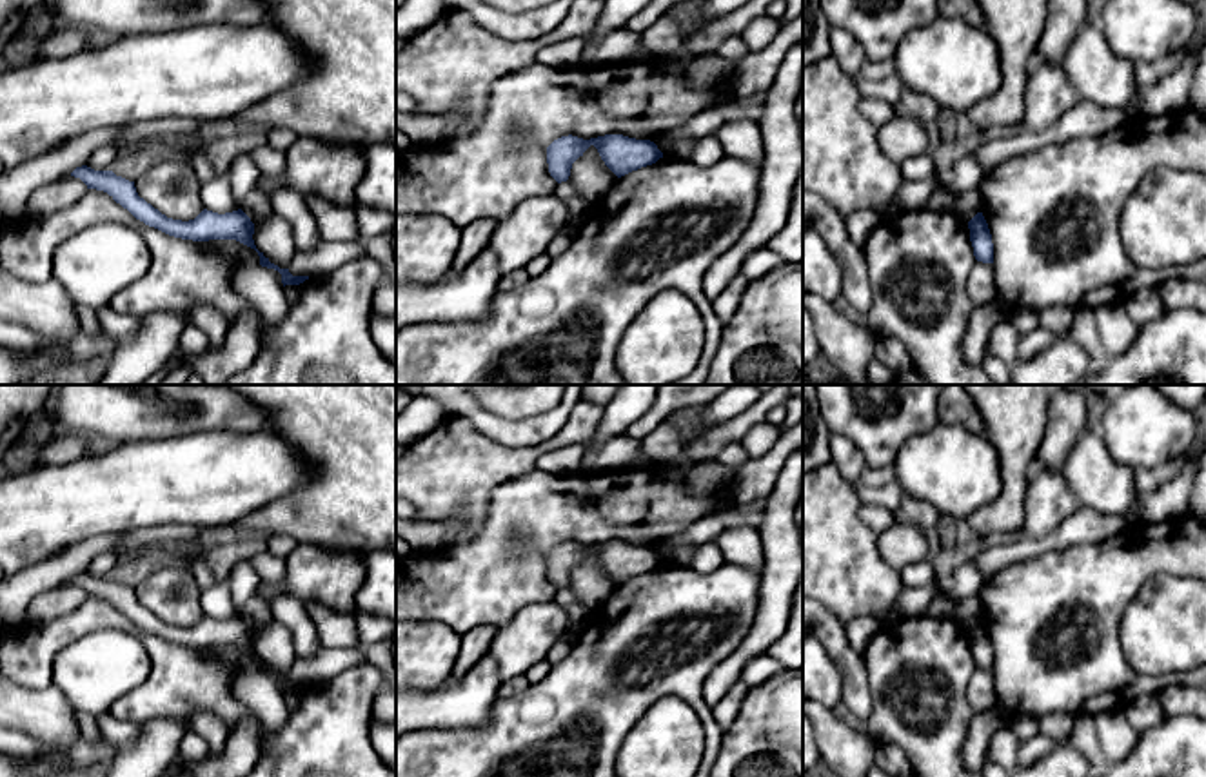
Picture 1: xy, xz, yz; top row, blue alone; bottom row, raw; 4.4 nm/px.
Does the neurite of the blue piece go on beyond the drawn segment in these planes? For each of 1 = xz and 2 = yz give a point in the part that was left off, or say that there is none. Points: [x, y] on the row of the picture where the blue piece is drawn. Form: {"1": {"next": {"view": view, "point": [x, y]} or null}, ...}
{"1": {"next": null}, "2": {"next": null}}

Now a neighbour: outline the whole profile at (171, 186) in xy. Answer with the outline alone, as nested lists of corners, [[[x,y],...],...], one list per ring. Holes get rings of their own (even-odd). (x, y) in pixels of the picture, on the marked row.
[[[169,158],[153,165],[134,187],[140,198],[167,218],[189,221],[203,211],[200,182],[187,158]]]

